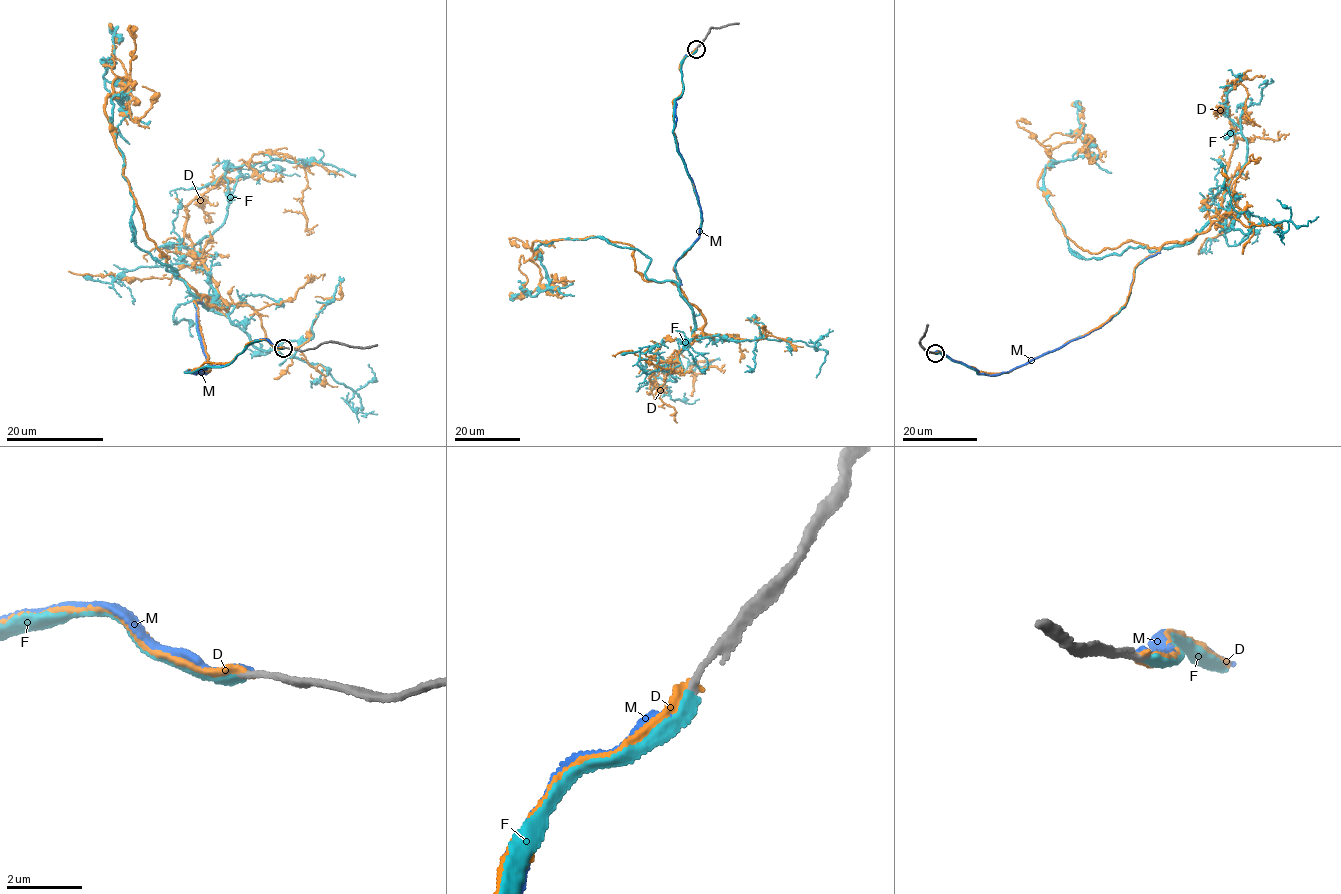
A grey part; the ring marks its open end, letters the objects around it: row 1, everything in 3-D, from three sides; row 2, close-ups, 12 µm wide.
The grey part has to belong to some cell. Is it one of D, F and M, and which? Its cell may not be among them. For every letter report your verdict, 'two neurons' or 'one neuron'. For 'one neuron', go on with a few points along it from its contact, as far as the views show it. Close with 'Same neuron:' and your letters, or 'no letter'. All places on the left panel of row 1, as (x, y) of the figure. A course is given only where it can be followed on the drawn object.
D: two neurons
F: one neuron; course (283, 348), (255, 342), (185, 373), (209, 366), (199, 300), (137, 248), (108, 23)
M: two neurons
Same neuron: F

